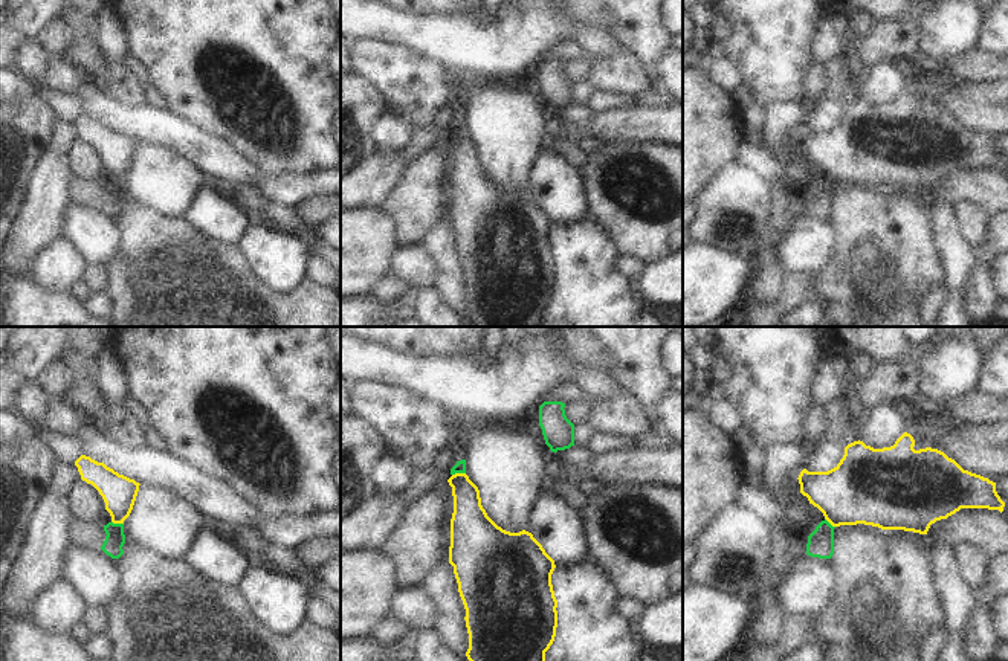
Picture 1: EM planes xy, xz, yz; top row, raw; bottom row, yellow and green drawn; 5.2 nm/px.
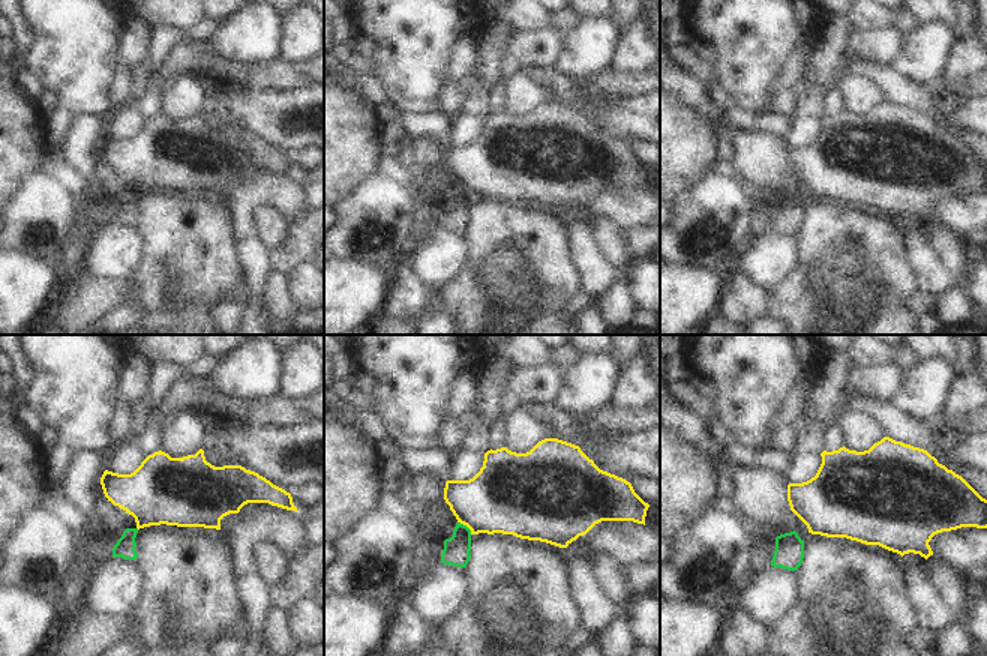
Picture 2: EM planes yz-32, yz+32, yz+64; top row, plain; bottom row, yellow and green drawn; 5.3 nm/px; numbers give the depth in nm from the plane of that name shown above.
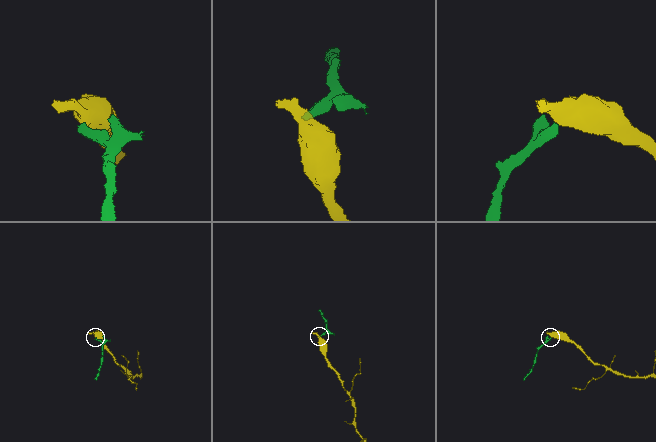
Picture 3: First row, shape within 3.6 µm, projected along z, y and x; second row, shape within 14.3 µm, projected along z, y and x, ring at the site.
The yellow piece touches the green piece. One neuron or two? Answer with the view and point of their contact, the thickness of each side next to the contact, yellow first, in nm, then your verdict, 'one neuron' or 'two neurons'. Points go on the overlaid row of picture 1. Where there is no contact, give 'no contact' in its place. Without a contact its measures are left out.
xz (458, 473) | 190/60 nm | two neurons

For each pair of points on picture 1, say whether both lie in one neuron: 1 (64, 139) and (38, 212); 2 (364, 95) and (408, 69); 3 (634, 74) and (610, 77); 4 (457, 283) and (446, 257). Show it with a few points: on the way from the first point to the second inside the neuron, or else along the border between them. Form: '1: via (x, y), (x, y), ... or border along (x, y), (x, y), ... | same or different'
1: via (58, 157), (49, 194) | same
2: border along (356, 70), (376, 84), (393, 109) | different
3: via (628, 74), (616, 74) | same
4: via (452, 277), (451, 263) | same

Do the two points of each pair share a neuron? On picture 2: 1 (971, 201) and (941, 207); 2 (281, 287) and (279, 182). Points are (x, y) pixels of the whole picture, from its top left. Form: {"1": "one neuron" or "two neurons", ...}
{"1": "one neuron", "2": "two neurons"}

